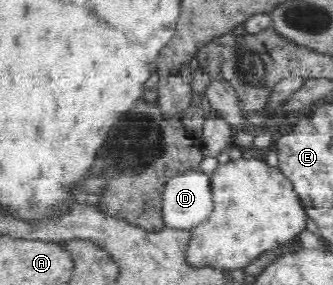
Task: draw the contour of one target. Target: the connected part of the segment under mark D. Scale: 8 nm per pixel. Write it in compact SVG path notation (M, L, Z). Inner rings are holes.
M185 171L172 177L164 187L161 203L165 226L191 230L212 211L210 175L203 171Z

